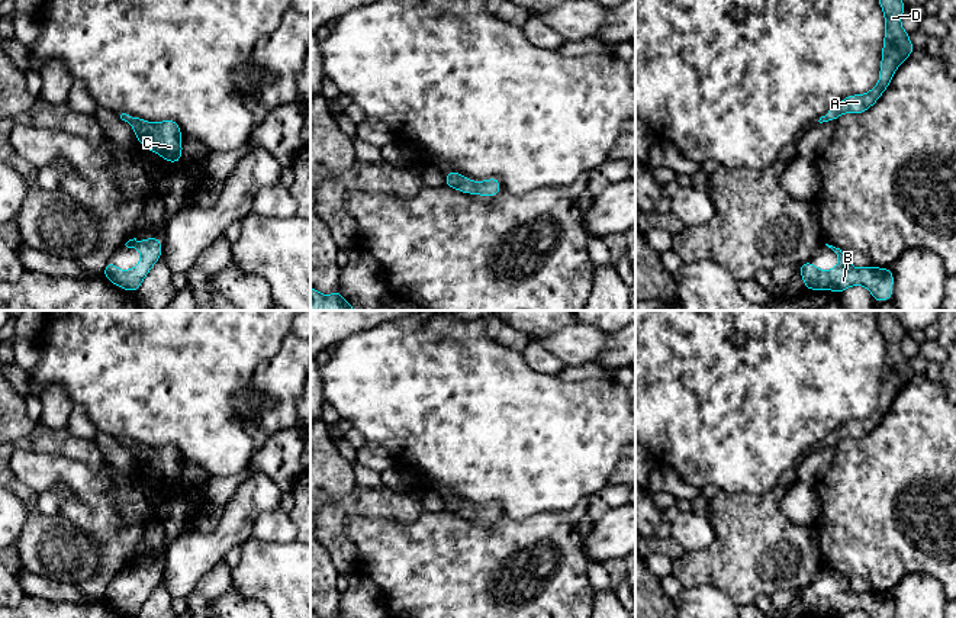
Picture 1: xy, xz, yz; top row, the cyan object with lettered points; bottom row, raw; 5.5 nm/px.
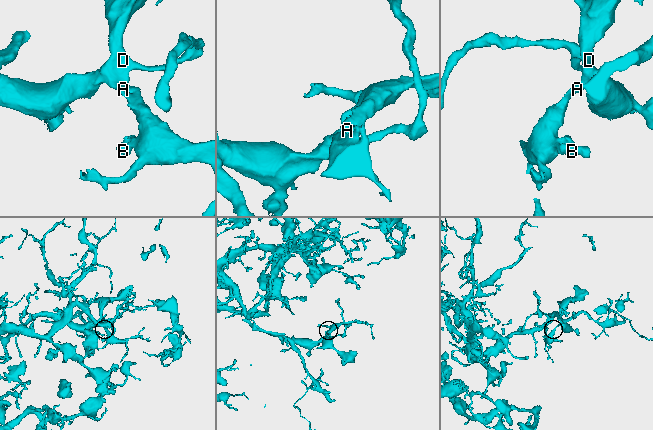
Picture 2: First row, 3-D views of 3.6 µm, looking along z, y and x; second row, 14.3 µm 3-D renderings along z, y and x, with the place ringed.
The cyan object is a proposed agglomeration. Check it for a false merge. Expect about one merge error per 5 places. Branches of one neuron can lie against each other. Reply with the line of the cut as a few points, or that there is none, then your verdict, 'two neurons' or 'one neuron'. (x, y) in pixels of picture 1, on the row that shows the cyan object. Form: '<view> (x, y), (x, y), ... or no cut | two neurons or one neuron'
no cut | one neuron

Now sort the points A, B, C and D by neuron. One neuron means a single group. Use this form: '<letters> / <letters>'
A B C D

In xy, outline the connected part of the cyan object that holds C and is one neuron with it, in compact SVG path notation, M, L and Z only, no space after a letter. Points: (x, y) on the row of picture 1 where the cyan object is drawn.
M122 113L120 119L132 126L136 139L145 149L157 152L168 162L180 162L183 154L181 129L176 120L147 122L126 113Z

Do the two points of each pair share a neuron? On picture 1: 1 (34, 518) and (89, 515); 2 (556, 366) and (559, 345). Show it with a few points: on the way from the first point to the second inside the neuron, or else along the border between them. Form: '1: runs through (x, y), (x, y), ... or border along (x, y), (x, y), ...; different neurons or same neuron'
1: border along (60, 514), (70, 518), (90, 538); different neurons
2: border along (531, 341), (540, 343), (566, 364); different neurons

